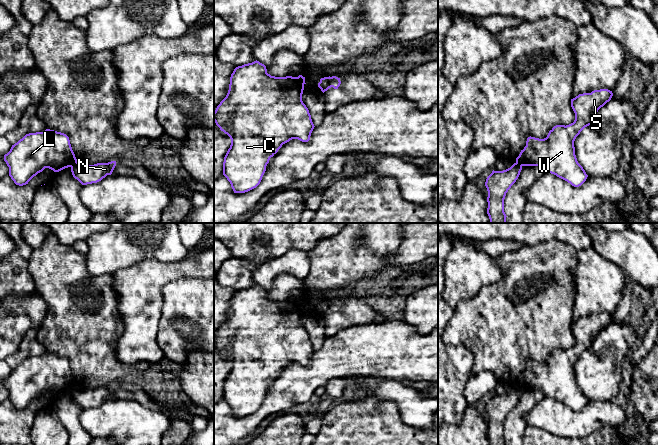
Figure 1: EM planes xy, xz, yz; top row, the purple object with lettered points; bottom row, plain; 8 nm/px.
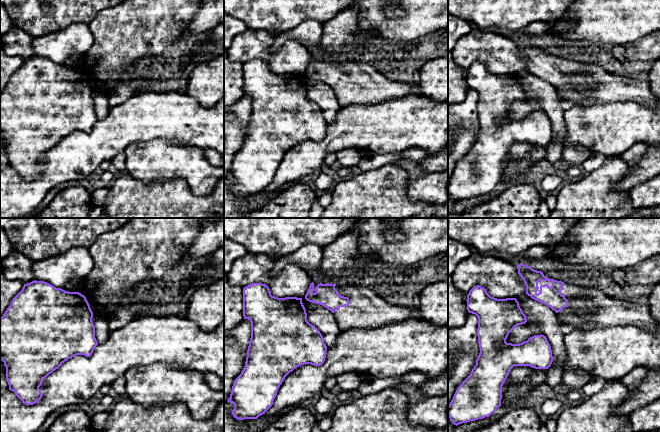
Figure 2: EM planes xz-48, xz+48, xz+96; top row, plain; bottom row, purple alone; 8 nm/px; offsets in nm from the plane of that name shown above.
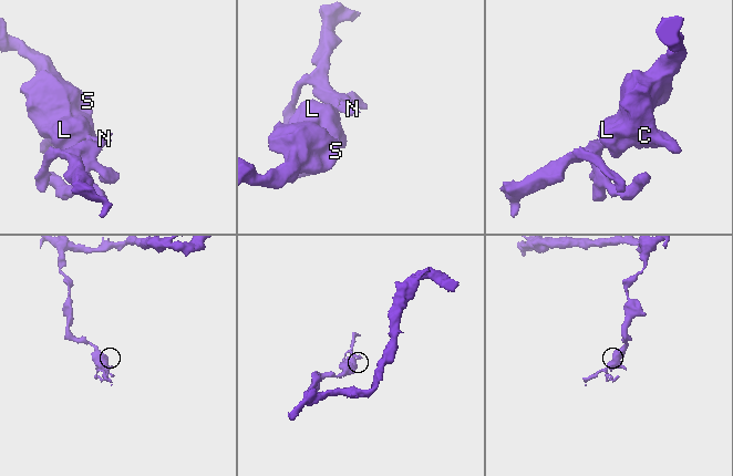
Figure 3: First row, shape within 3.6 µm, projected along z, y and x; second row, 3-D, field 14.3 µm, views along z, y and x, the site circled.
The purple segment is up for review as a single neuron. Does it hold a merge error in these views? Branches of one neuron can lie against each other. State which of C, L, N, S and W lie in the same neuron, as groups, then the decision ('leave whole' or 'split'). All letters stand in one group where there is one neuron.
C L S W / N | split

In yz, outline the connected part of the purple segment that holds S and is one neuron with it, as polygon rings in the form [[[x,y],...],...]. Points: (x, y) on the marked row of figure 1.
[[[594,90],[579,94],[571,99],[575,120],[569,125],[556,125],[544,139],[528,137],[526,146],[516,158],[521,166],[538,166],[574,187],[581,186],[587,179],[583,167],[575,155],[574,141],[580,132],[592,124],[598,110],[611,100],[612,91]]]

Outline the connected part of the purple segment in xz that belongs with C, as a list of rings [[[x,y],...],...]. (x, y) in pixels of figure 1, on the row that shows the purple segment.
[[[259,61],[234,69],[226,97],[214,111],[214,122],[231,139],[223,162],[223,175],[234,193],[245,193],[256,188],[266,166],[283,144],[292,139],[310,140],[314,124],[302,101],[304,84],[299,77],[275,77],[267,73]]]

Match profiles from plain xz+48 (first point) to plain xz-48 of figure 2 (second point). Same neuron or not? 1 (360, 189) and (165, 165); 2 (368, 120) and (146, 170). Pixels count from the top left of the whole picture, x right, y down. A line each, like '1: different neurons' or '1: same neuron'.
1: different neurons
2: different neurons

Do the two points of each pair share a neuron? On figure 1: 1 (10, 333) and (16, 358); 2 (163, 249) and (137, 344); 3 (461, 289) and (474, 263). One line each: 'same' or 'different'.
1: different
2: different
3: same

